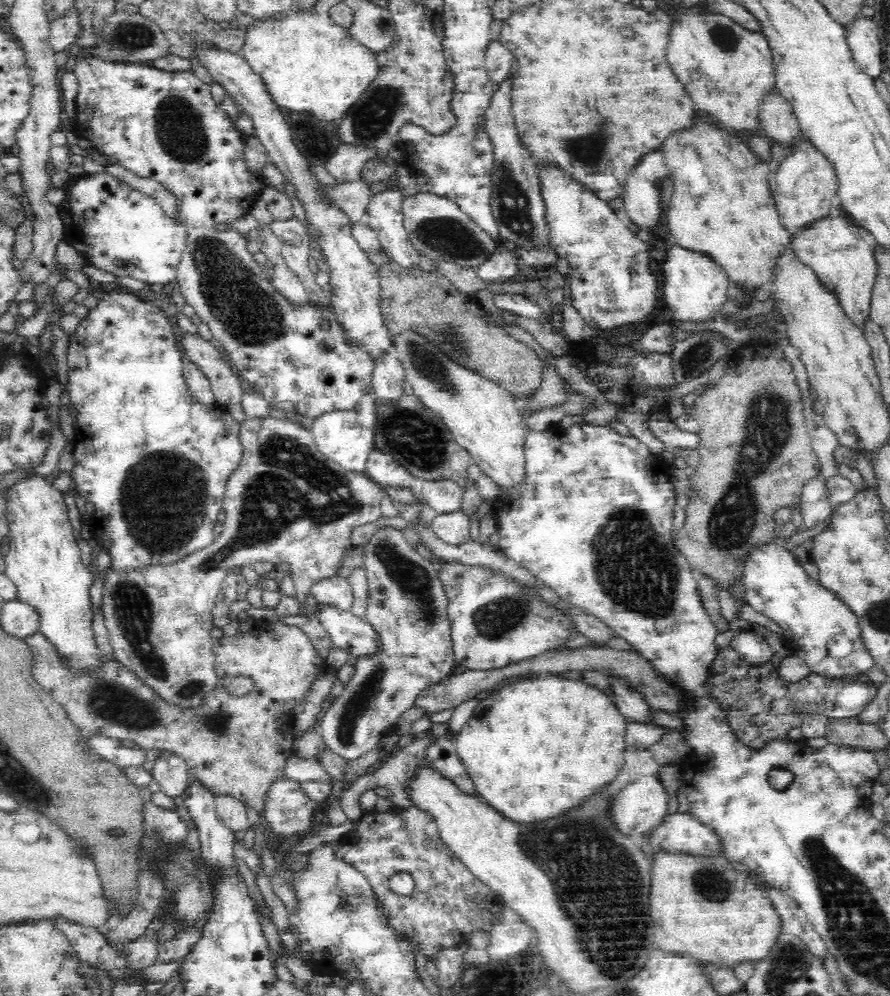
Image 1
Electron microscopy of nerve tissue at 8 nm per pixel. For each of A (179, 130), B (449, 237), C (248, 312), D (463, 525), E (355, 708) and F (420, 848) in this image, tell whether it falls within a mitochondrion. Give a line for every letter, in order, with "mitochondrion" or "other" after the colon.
A: mitochondrion
B: mitochondrion
C: mitochondrion
D: other
E: mitochondrion
F: other

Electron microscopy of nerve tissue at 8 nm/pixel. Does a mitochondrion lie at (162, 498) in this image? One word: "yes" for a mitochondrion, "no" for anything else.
yes

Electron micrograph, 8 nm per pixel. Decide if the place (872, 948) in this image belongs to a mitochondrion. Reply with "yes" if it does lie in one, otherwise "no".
yes

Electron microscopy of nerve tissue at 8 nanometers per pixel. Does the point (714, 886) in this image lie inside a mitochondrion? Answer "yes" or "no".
yes

